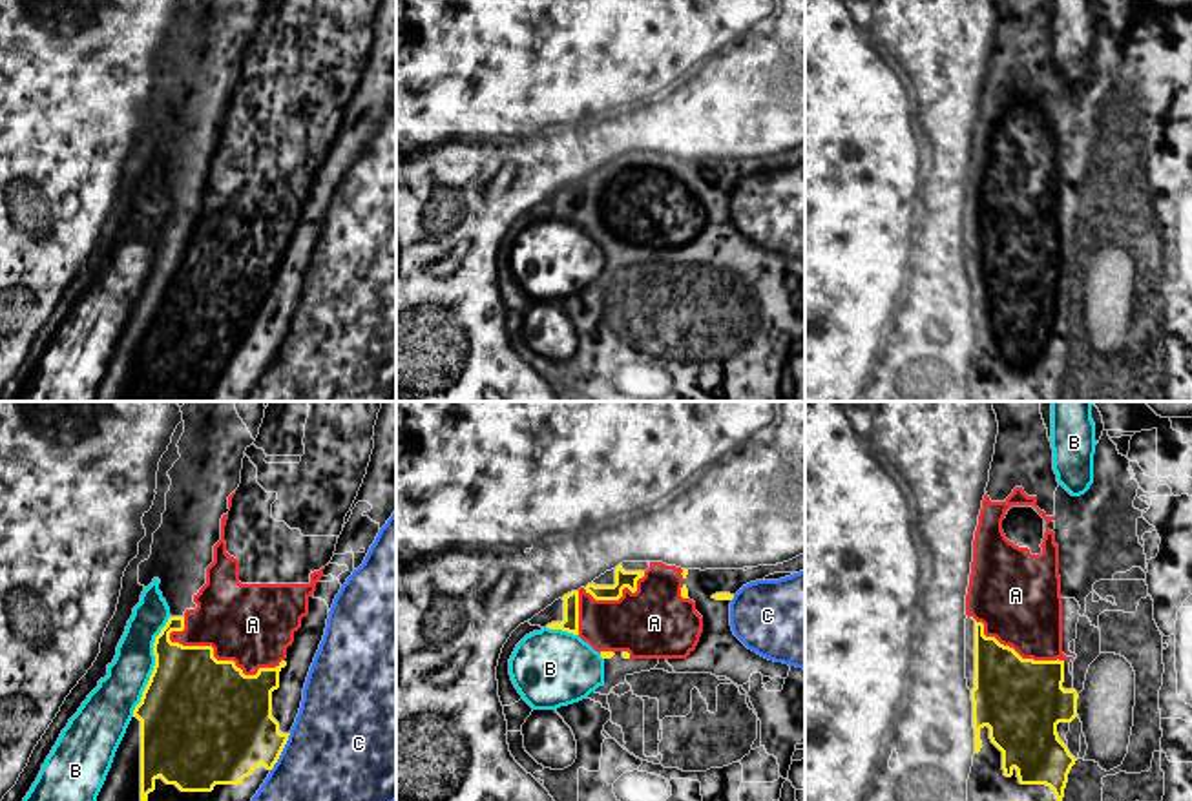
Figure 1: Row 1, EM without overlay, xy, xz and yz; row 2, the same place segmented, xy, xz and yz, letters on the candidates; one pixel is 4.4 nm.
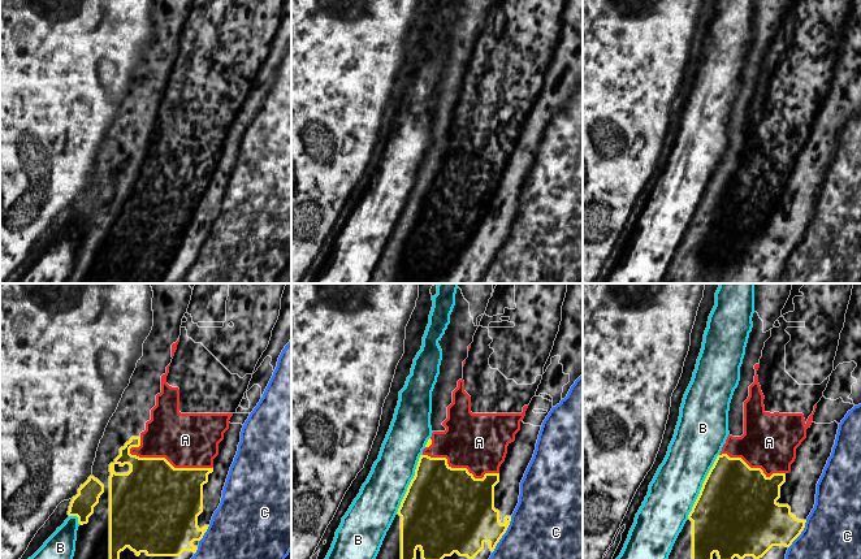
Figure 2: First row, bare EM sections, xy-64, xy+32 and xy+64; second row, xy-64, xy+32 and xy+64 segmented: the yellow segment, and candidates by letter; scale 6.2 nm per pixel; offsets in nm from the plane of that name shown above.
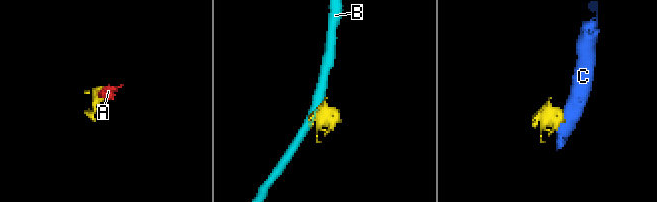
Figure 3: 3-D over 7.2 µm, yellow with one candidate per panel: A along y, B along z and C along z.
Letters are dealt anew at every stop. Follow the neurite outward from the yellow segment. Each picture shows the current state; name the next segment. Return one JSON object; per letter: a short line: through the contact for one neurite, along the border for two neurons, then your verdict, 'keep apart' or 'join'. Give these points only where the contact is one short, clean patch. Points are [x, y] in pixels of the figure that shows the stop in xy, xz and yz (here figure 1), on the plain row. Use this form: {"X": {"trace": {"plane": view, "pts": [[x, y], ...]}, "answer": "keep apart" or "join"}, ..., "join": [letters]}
{"A": {"answer": "join"}, "B": {"answer": "keep apart"}, "C": {"answer": "keep apart"}, "join": ["A"]}

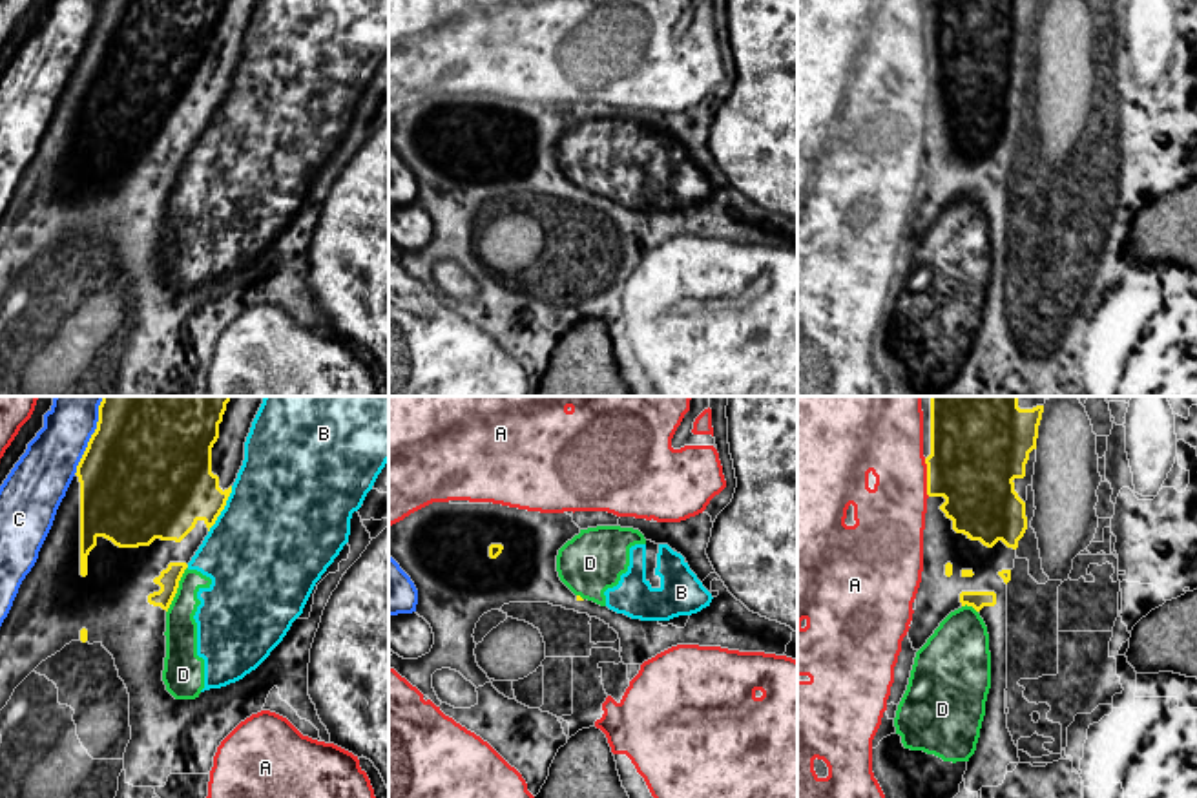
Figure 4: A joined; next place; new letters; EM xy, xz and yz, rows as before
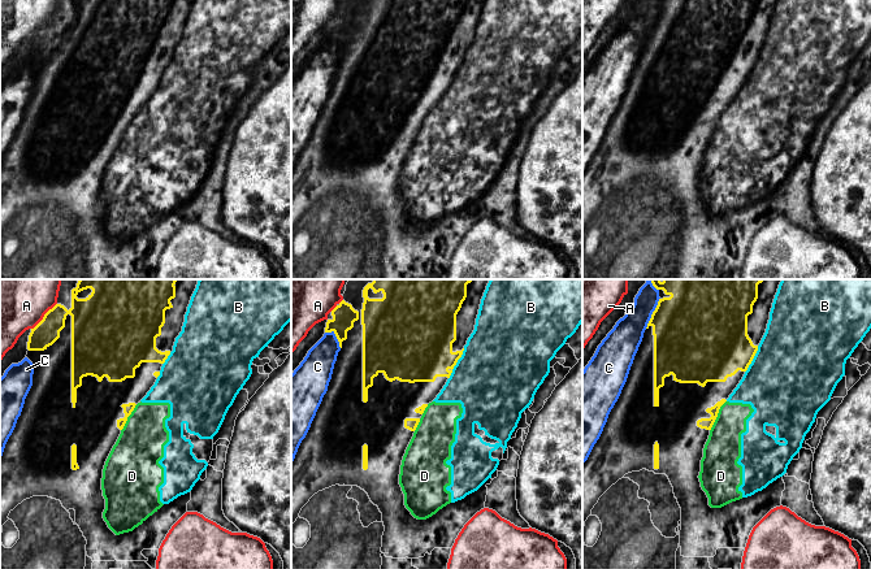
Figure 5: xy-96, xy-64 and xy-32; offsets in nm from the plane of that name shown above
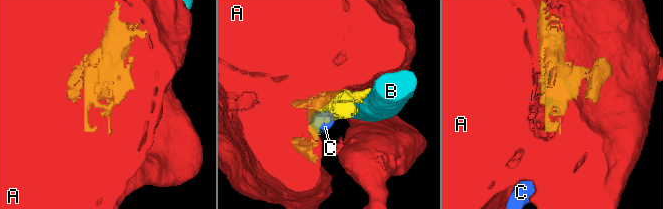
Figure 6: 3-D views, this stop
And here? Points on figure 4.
{"A": {"answer": "keep apart"}, "B": {"answer": "keep apart"}, "C": {"answer": "keep apart"}, "D": {"answer": "keep apart"}, "join": []}

